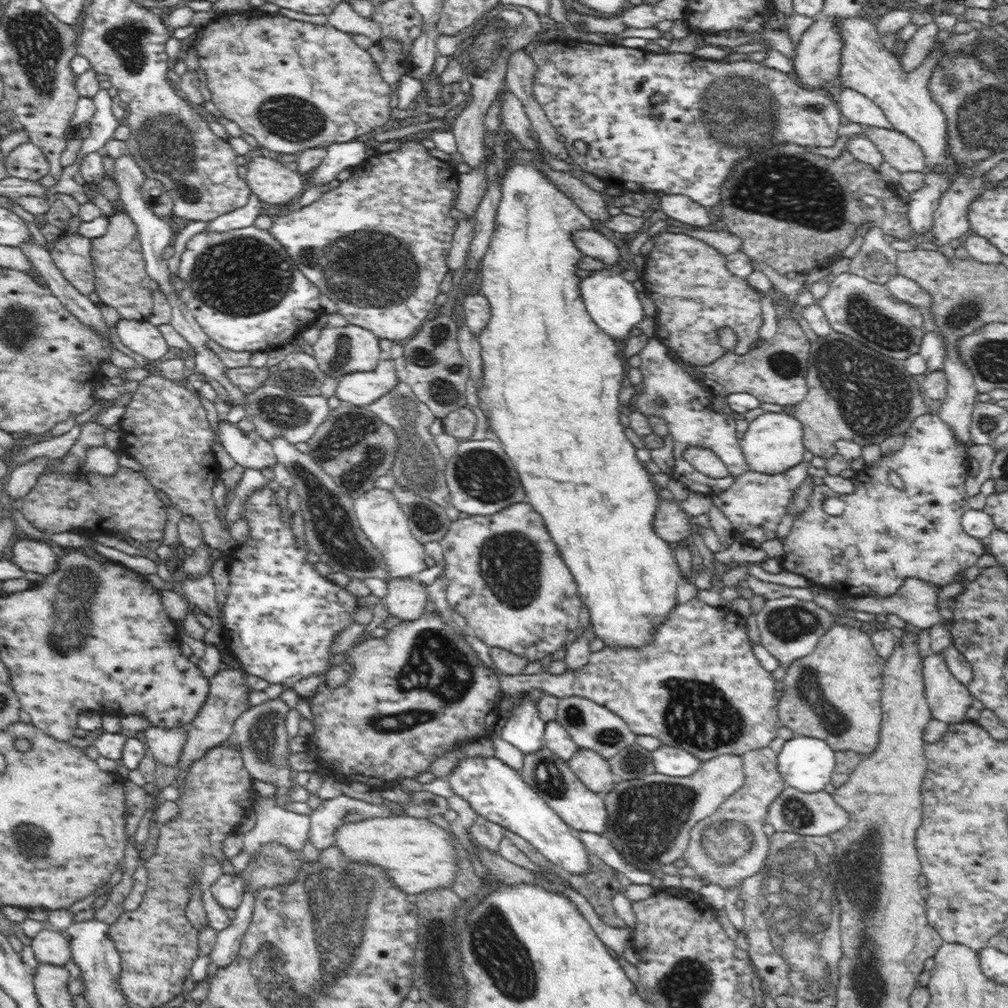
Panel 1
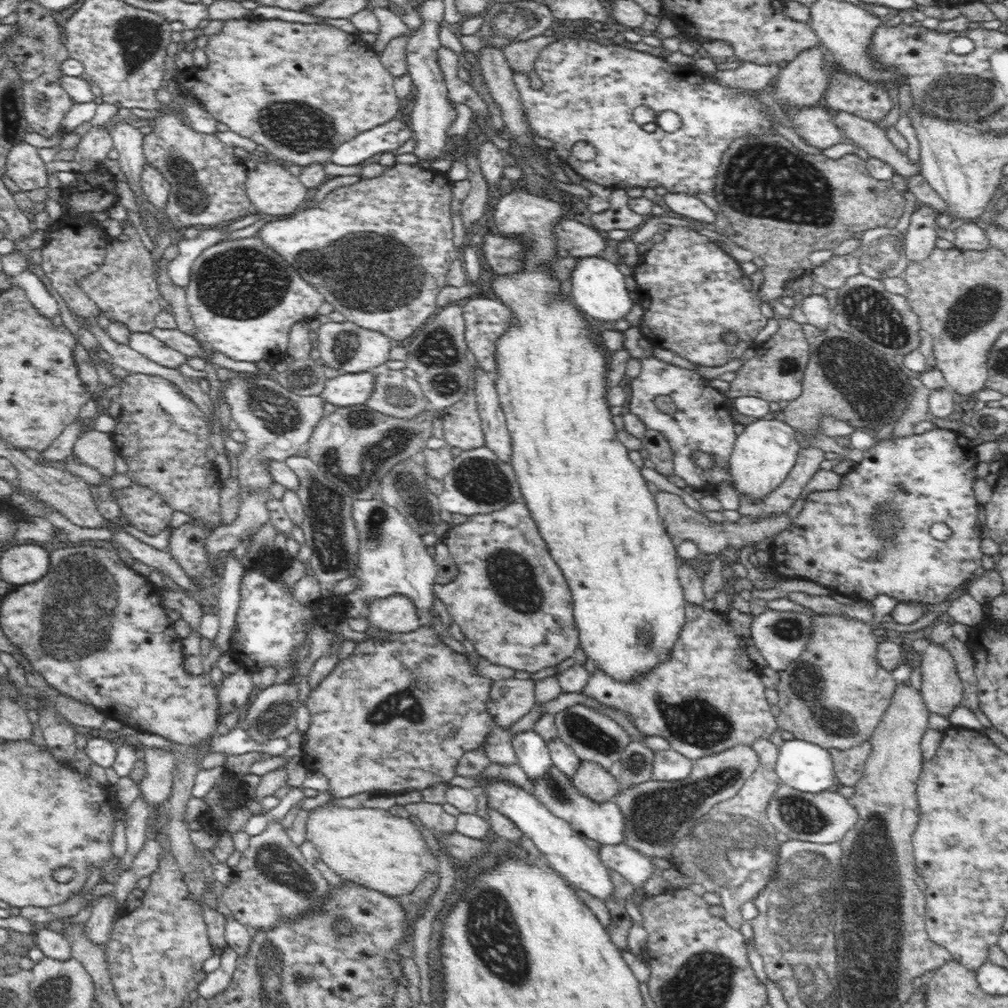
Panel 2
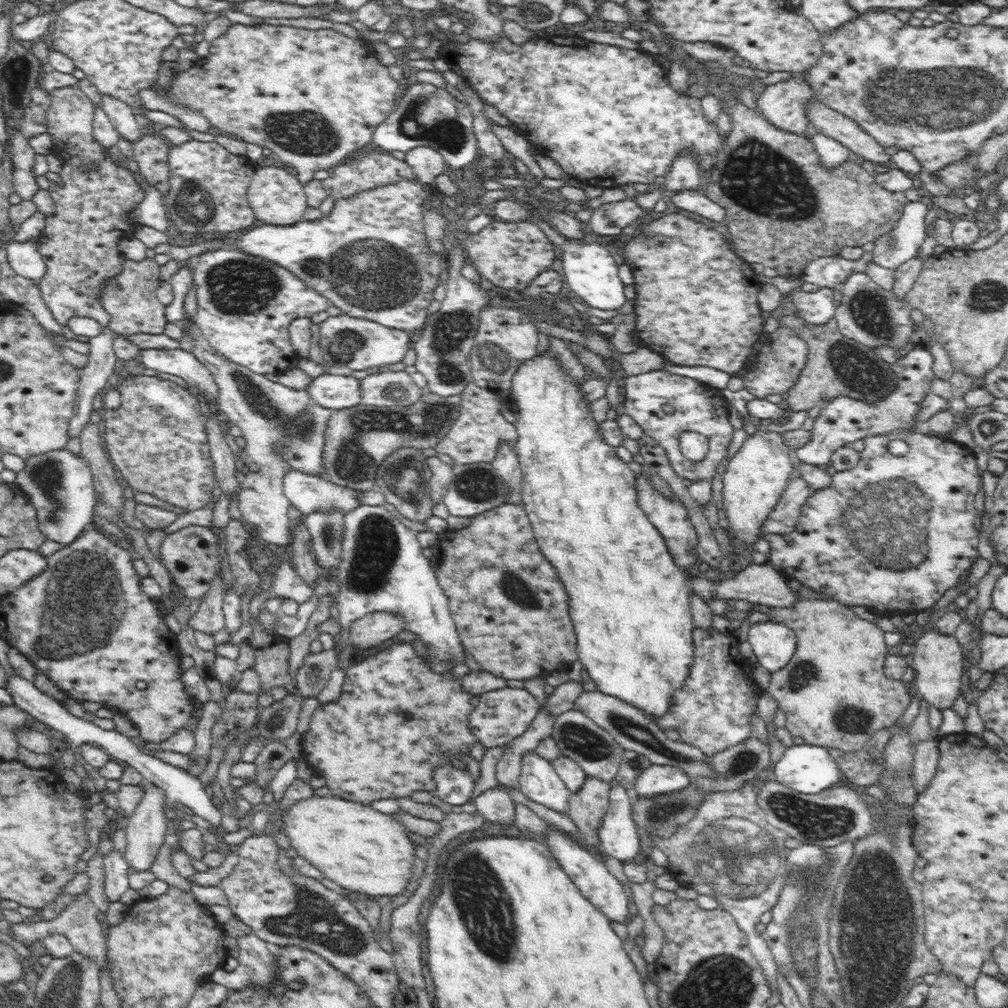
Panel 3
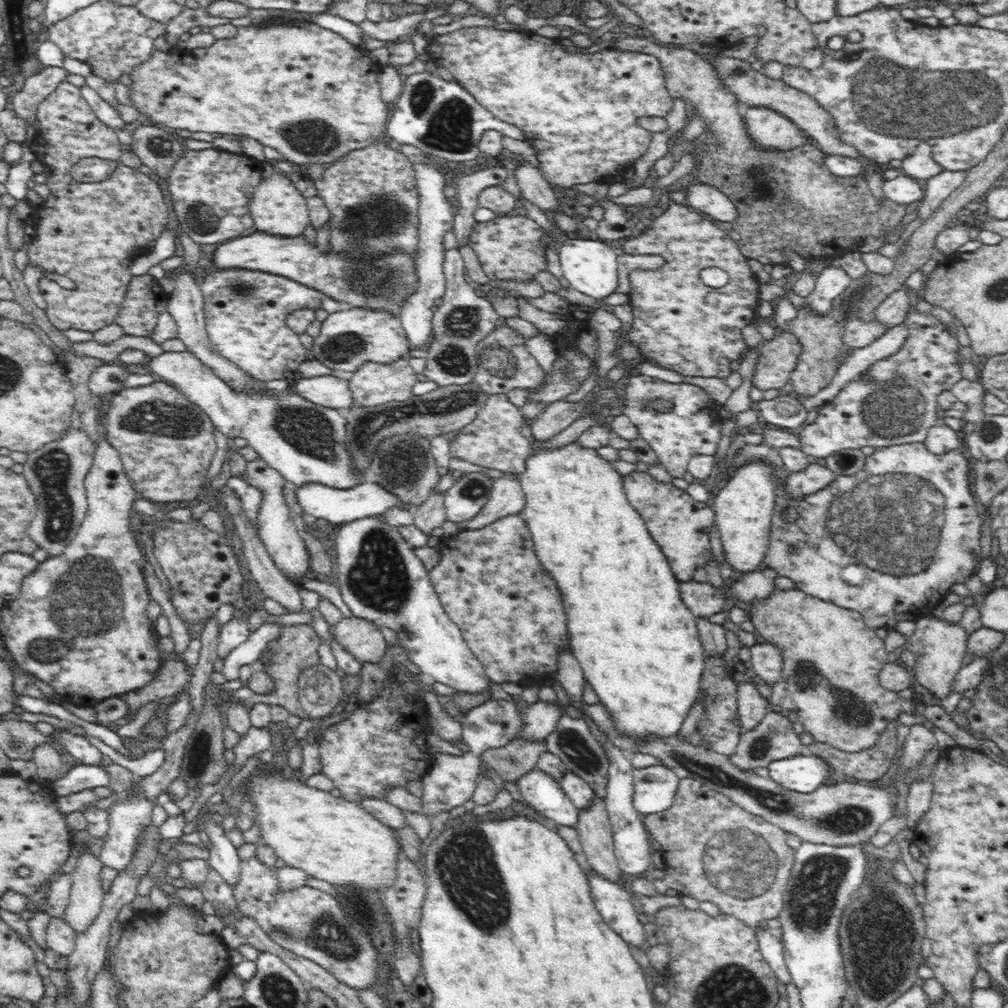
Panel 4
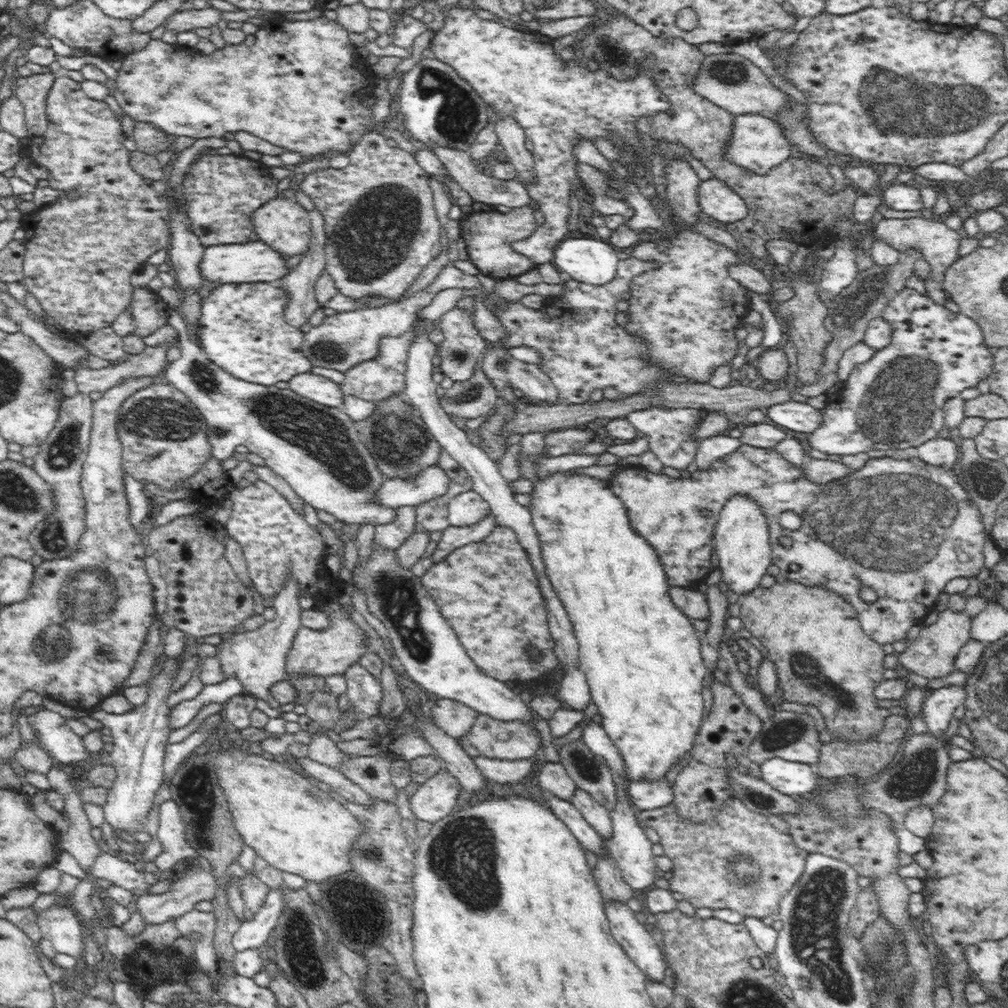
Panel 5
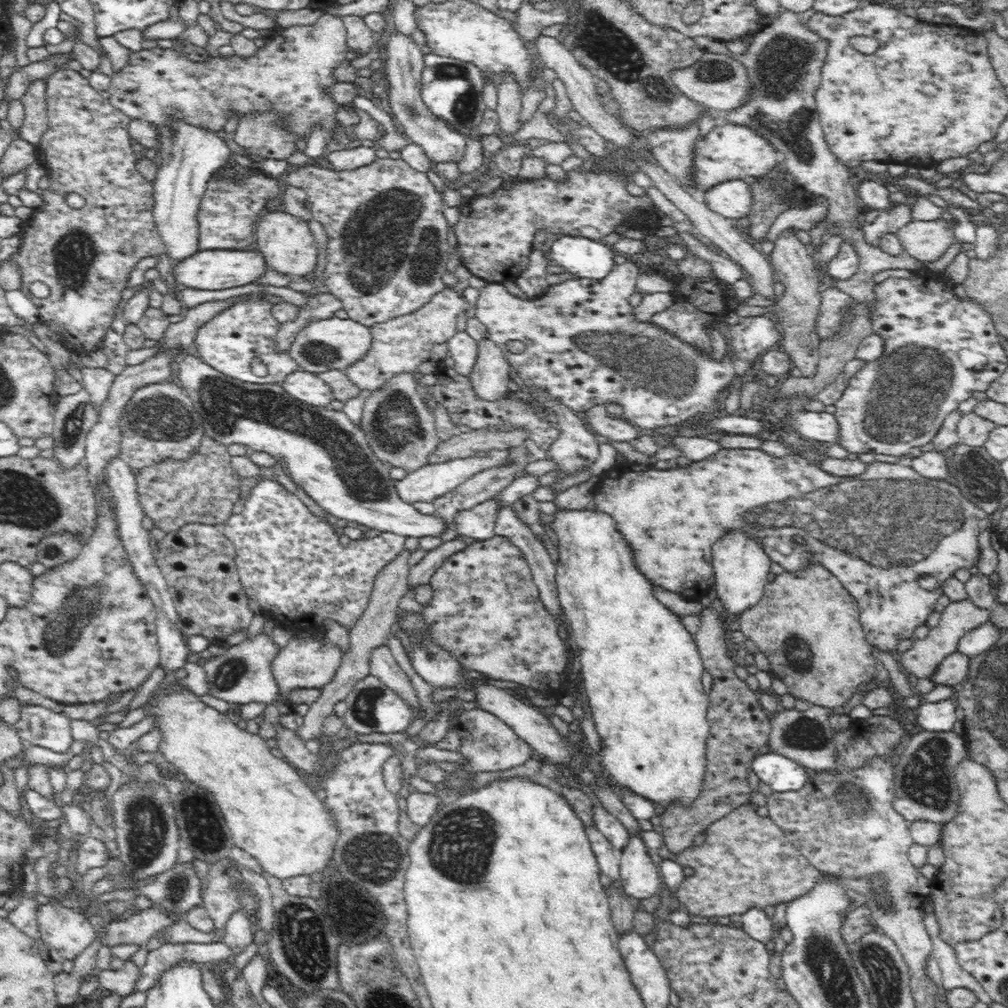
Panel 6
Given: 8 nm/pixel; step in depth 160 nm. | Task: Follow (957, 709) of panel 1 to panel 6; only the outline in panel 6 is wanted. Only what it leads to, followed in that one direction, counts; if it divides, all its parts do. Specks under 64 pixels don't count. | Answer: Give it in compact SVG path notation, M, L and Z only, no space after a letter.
M969 597L960 600L960 602L951 601L941 612L939 623L936 627L929 630L928 635L923 639L914 638L905 644L900 650L900 666L903 670L912 672L918 678L930 679L936 672L940 663L952 653L958 650L959 640L973 628L980 627L991 615L990 610L978 608Z

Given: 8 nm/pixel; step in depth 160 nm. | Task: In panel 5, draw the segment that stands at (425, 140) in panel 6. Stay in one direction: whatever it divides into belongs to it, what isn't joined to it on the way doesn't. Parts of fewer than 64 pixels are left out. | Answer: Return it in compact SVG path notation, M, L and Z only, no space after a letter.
M428 144L428 147L429 146L433 149L432 152L436 153L441 164L444 164L444 167L448 169L453 179L470 194L475 202L482 202L482 204L492 207L502 204L502 206L510 208L530 205L531 198L529 192L525 185L522 185L518 180L502 180L484 175L478 171L477 167L472 163L473 158L470 154L463 150L454 150L453 148L446 148L445 146L435 146L435 144Z

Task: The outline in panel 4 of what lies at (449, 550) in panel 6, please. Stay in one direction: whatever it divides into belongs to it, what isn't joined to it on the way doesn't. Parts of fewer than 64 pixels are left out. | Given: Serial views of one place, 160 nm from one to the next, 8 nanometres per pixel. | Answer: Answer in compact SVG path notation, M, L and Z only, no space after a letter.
M506 472L502 478L493 480L488 503L478 512L476 517L459 522L458 530L471 531L484 528L495 520L521 514L524 508L525 493L521 487L519 476Z

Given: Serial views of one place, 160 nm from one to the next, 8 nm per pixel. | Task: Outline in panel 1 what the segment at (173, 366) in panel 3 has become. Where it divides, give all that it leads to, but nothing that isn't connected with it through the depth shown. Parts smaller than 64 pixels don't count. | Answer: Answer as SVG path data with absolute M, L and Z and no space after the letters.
M122 317L116 321L115 328L118 338L124 346L151 361L160 360L168 352L169 344L166 339L158 327L149 321L130 320Z

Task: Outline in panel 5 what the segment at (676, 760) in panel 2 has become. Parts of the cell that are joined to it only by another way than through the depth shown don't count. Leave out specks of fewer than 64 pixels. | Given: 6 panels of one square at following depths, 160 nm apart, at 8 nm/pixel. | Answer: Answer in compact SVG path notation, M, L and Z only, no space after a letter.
M642 779L641 783L628 784L629 800L636 810L659 809L672 803L674 793L667 779L655 780L650 783Z

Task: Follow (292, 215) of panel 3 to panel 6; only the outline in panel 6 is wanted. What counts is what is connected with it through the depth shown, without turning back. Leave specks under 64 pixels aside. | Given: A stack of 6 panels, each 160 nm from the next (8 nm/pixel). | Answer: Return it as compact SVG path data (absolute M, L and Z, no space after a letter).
M285 211L266 212L257 220L254 237L257 250L262 253L267 268L287 274L293 280L308 278L314 272L318 260L318 246L307 221Z

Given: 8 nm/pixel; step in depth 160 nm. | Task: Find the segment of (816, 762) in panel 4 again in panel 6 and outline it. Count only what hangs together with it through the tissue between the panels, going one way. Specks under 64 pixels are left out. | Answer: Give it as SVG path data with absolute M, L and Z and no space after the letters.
M772 752L756 755L750 765L756 776L773 792L796 791L806 784L811 773L795 760Z

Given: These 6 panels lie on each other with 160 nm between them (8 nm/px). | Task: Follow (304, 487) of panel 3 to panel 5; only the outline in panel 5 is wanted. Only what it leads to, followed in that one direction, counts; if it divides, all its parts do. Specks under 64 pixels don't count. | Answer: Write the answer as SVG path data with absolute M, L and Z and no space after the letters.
M437 465L426 468L414 479L385 479L378 490L378 502L388 508L414 507L448 492L450 479Z

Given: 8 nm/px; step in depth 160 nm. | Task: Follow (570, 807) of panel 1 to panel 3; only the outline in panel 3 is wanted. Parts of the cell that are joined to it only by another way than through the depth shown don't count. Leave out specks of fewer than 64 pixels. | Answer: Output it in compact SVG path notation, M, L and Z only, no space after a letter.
M614 784L609 792L609 809L608 816L601 820L601 825L597 830L601 852L617 858L621 862L634 860L640 852L640 836L638 827L632 818L630 798L626 789L622 785Z

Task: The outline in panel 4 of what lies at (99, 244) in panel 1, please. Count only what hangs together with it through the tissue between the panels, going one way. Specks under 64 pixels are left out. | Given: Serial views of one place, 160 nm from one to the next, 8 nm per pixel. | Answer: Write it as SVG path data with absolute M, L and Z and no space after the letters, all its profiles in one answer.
M149 273L133 276L130 279L125 299L115 323L123 328L126 335L150 337L157 324L158 315L167 310L165 305L168 295L164 293L157 280Z

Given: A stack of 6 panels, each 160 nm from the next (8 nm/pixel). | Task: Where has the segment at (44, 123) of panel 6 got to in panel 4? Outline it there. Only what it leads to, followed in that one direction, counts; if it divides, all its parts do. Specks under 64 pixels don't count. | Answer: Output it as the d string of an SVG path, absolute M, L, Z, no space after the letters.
M44 66L42 70L25 78L24 88L12 98L12 110L24 121L31 123L37 120L38 106L54 90L66 81L69 72L64 67Z

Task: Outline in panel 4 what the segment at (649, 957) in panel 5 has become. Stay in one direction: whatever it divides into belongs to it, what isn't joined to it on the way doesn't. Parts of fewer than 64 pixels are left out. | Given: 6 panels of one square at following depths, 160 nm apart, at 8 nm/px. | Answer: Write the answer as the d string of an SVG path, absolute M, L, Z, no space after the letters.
M592 869L586 872L589 879L589 889L598 913L601 914L611 930L630 946L648 950L650 944L644 925L638 920L630 894L614 881L598 875Z

